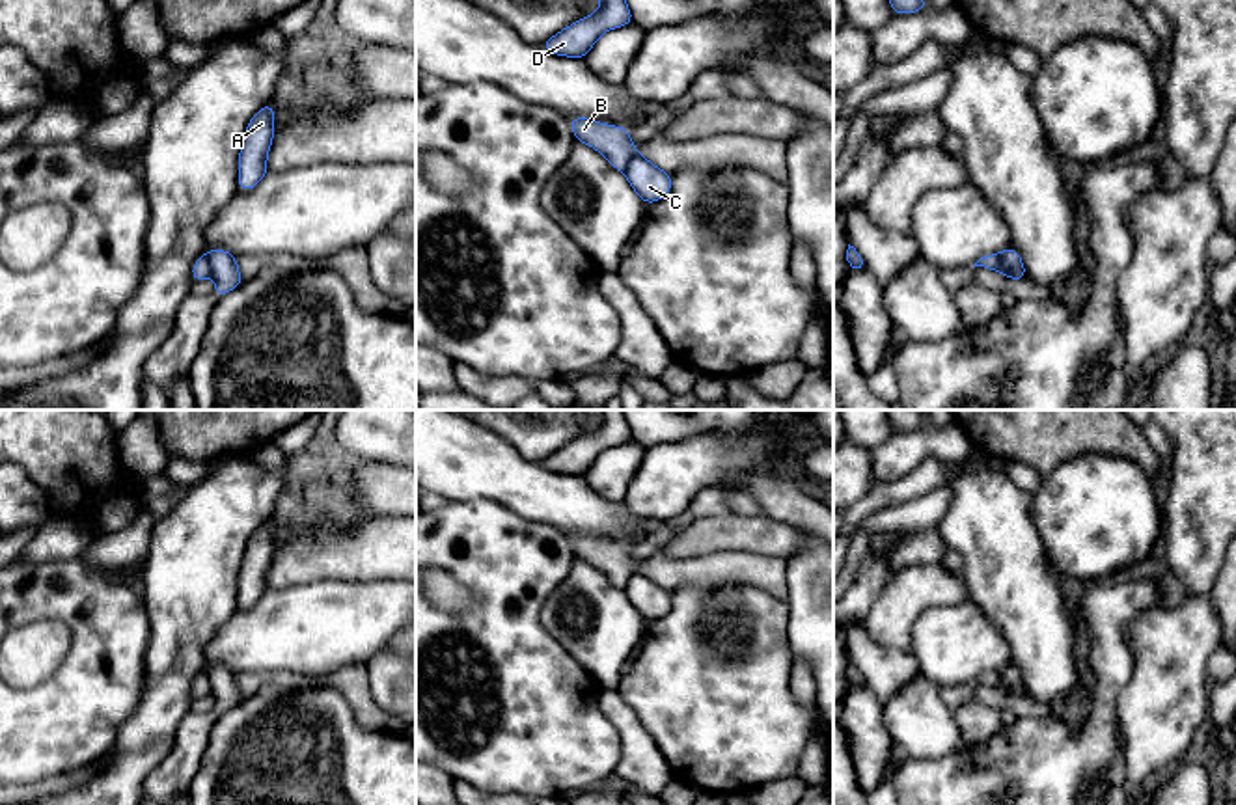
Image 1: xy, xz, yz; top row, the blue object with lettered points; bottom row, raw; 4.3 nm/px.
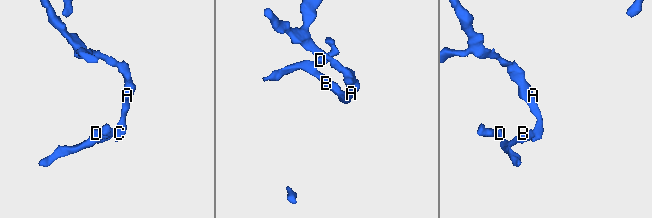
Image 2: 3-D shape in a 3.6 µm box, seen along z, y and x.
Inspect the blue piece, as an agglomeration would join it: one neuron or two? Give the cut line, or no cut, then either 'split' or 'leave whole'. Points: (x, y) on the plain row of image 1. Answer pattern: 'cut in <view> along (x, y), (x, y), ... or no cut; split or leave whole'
cut in xy along (206, 671), (211, 692); split

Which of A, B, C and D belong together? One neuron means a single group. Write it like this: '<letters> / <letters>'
A C / B D

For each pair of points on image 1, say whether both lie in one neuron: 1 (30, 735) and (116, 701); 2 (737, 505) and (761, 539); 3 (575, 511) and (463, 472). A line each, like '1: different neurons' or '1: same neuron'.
1: same neuron
2: different neurons
3: same neuron

